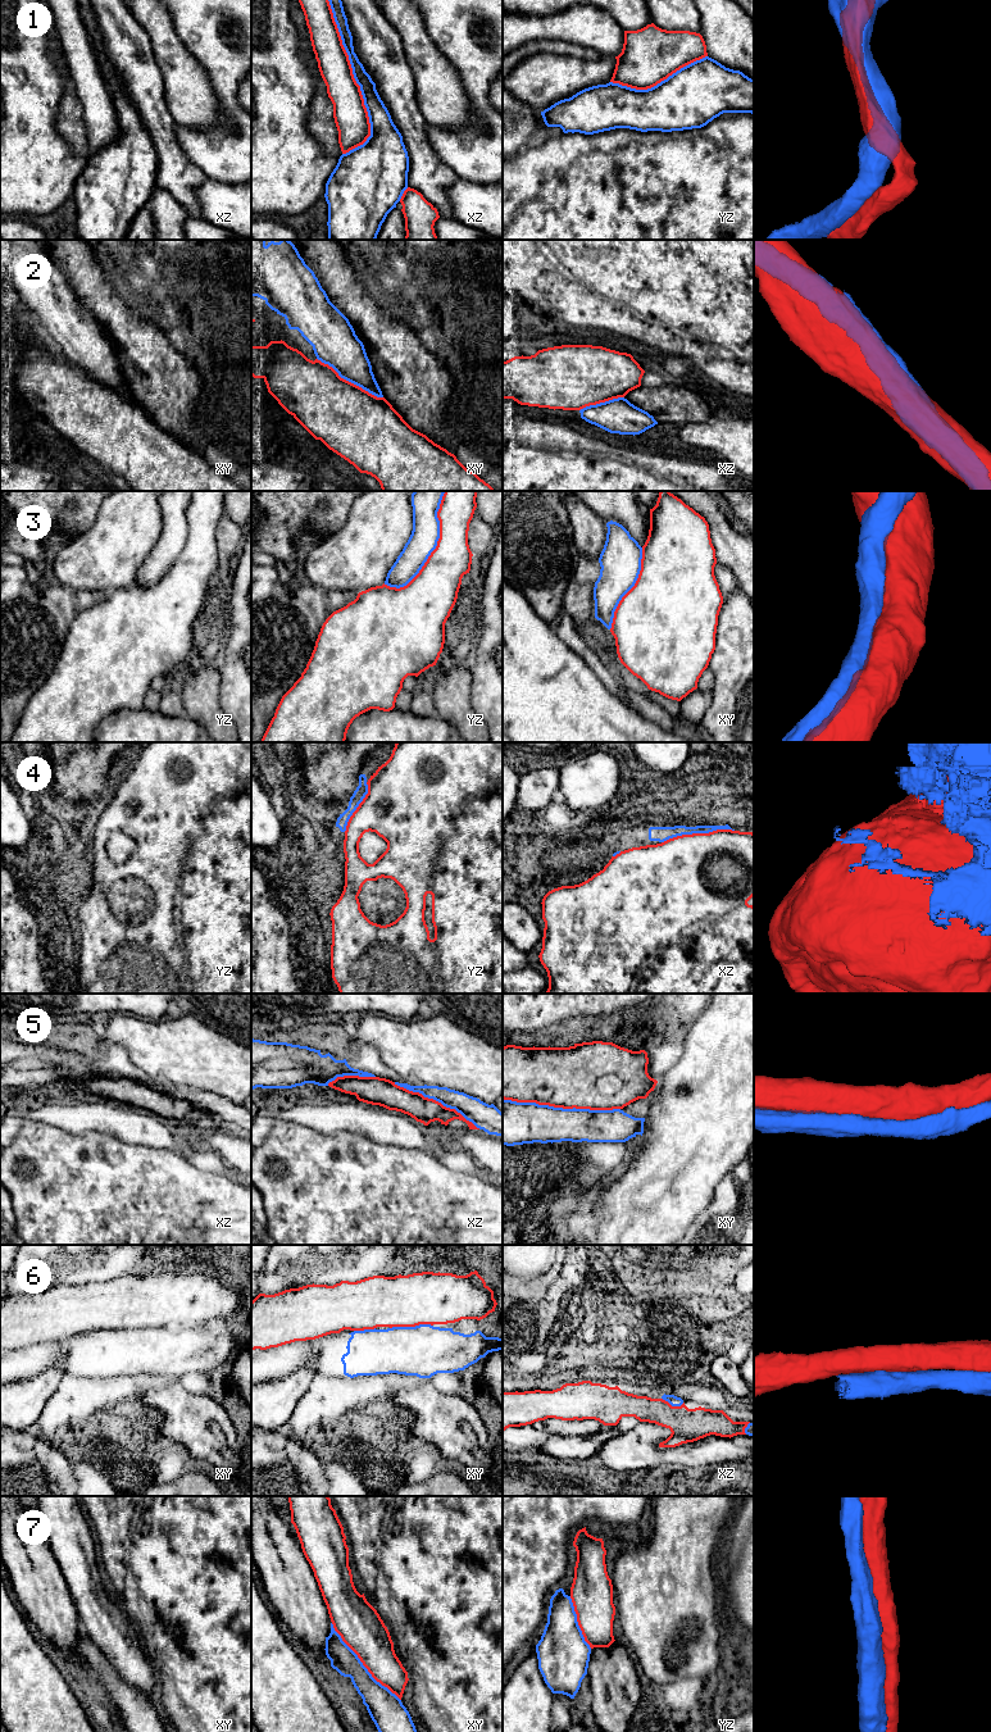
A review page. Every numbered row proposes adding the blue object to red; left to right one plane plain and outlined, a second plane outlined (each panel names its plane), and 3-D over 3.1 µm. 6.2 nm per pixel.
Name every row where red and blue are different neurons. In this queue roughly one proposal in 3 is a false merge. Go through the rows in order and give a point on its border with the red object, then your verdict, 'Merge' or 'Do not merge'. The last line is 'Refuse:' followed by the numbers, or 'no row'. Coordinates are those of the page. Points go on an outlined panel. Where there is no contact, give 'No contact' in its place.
1: Touches red at xz (355, 81). Do not merge
2: Touches red at xy (350, 382). Do not merge
3: Touches red at yz (435, 549). Merge
4: Touches red at xz (698, 833). Merge
5: Touches red at xy (562, 1107). Merge
6: Touches red at xy (410, 1326). Merge
7: Touches red at xy (363, 1664). Do not merge
Refuse: 1, 2, 7

